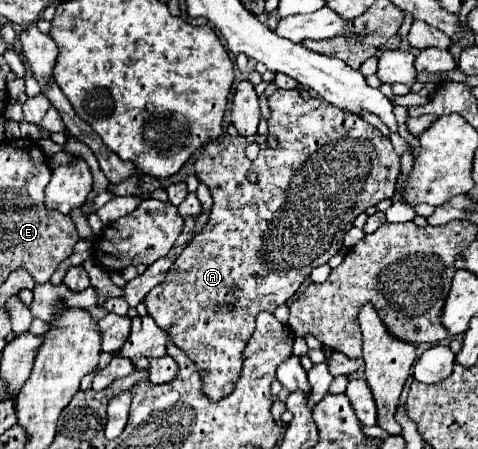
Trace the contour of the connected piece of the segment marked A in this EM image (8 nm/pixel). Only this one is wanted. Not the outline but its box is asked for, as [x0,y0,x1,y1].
[144,90,400,400]

